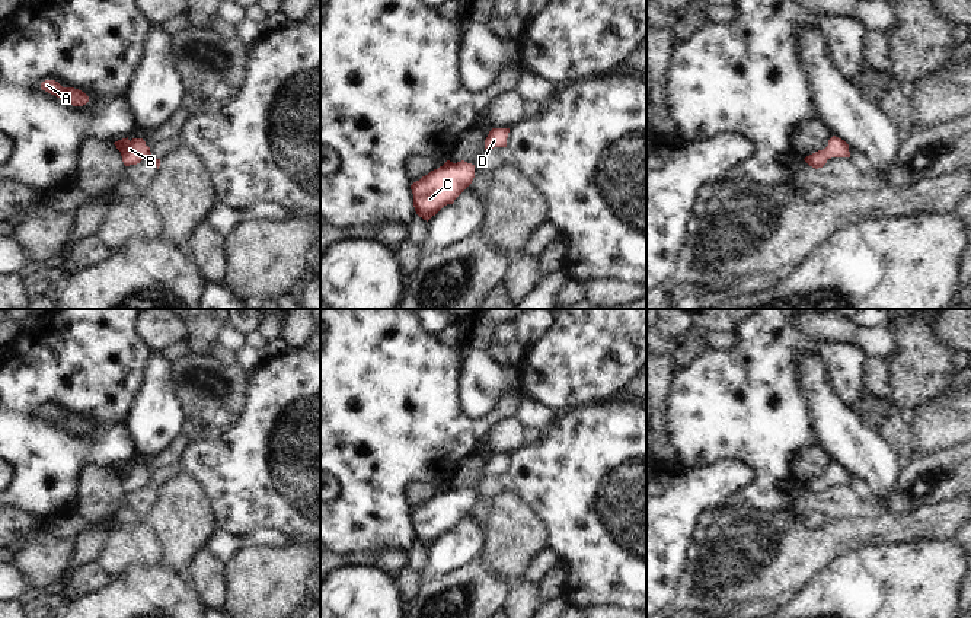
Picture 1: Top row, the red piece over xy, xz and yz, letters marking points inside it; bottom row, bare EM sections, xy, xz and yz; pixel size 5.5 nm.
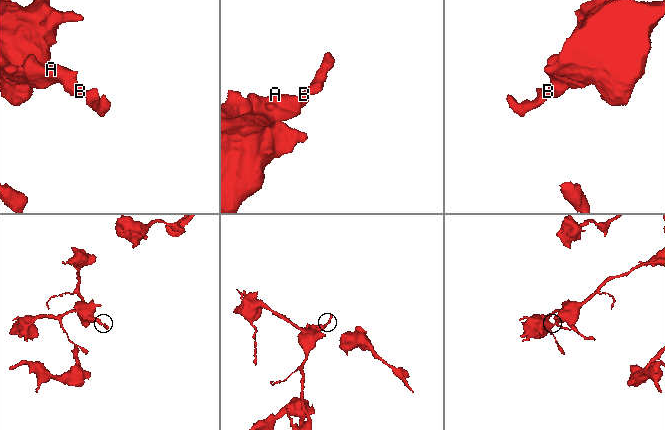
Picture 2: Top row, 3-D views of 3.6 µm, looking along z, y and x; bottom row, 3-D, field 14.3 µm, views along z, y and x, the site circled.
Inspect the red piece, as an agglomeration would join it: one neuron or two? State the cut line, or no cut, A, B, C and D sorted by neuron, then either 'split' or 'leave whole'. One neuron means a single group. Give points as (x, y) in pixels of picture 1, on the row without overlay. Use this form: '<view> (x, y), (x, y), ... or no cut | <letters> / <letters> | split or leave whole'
no cut | A B C D | leave whole

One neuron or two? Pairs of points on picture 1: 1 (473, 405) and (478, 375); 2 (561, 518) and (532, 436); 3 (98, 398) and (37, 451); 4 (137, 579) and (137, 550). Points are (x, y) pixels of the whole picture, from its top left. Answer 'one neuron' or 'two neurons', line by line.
1: one neuron
2: two neurons
3: one neuron
4: two neurons

